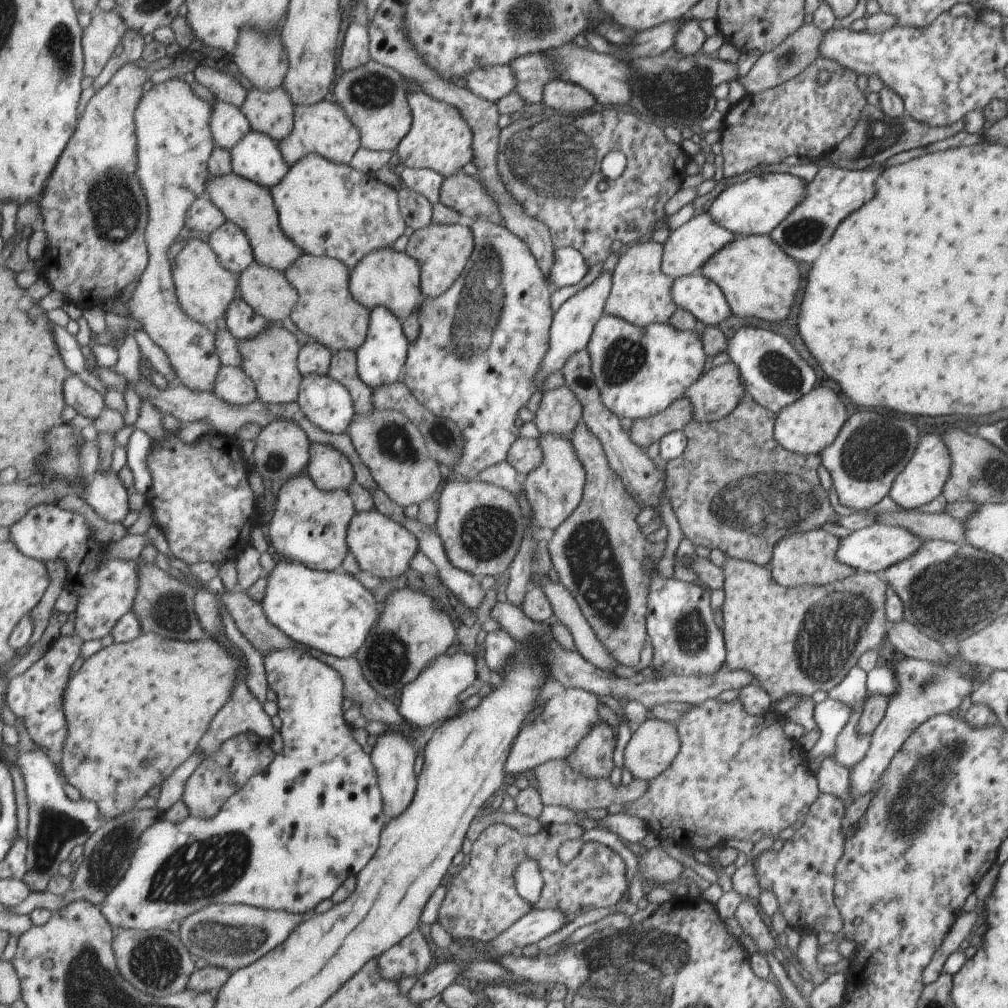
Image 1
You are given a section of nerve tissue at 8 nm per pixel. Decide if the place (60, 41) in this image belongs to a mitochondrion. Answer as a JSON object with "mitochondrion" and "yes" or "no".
{"mitochondrion":"yes"}

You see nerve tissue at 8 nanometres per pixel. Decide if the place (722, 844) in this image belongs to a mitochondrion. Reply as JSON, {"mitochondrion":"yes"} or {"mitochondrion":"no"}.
{"mitochondrion":"no"}

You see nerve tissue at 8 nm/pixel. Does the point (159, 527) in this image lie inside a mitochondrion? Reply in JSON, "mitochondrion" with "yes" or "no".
{"mitochondrion":"no"}

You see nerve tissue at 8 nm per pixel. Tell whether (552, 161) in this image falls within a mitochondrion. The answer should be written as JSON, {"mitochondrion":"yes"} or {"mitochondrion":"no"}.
{"mitochondrion":"yes"}

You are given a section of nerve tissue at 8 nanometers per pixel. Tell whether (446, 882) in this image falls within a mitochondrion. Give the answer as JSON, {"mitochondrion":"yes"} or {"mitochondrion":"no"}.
{"mitochondrion":"no"}

